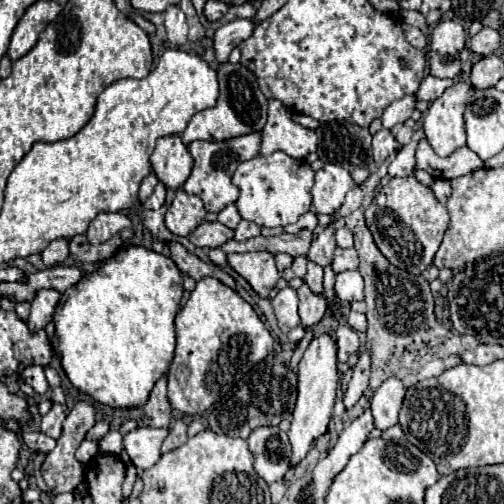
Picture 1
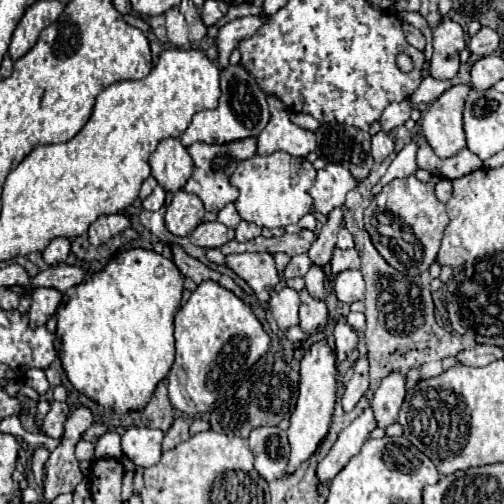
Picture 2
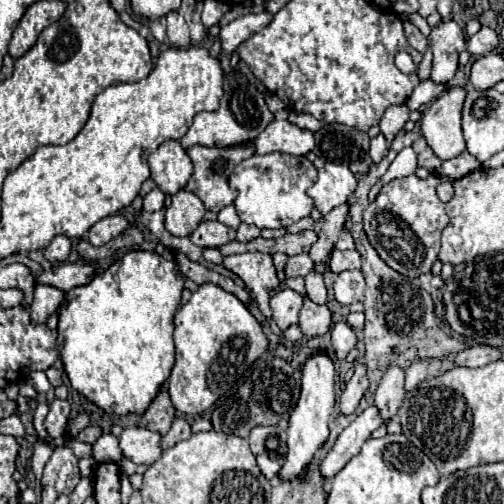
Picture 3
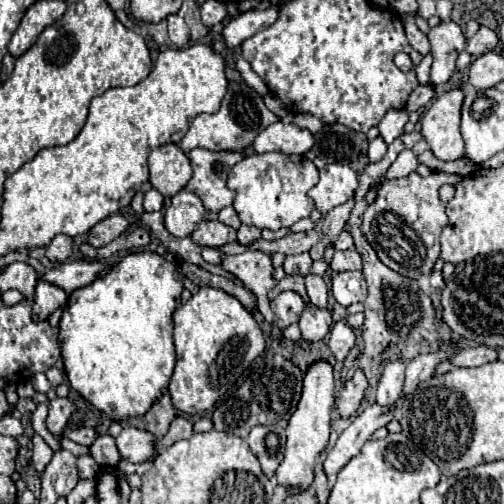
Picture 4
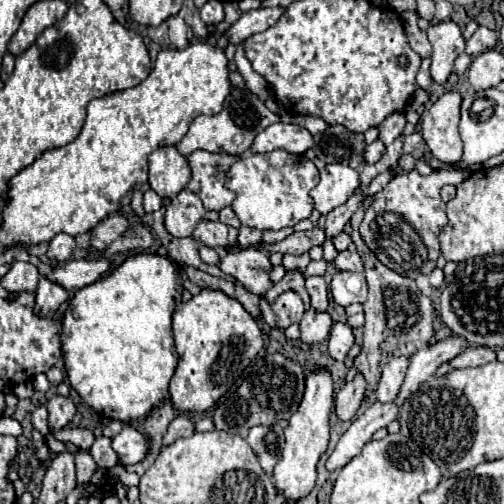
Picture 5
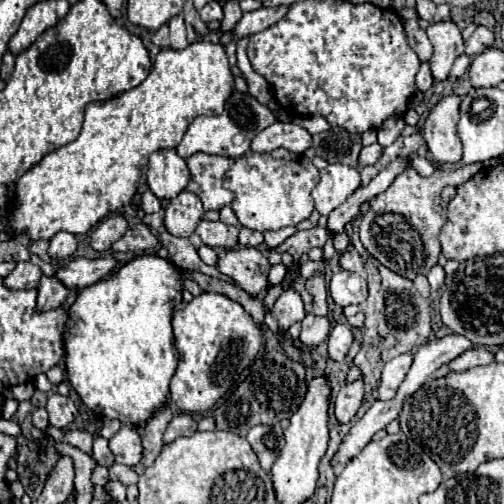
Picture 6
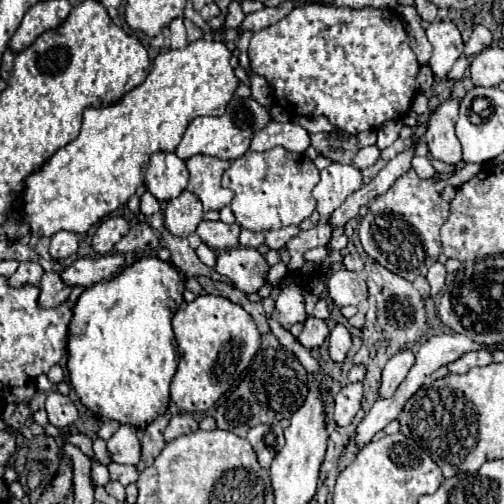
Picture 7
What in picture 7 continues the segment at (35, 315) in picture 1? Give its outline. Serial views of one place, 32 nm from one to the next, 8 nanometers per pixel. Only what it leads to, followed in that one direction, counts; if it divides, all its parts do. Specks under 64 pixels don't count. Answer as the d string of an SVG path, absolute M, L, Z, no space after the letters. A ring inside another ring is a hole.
M58 272L44 274L42 280L40 280L40 296L38 296L40 308L56 308L56 306L60 306L62 302L66 302L70 290L72 288L62 282Z

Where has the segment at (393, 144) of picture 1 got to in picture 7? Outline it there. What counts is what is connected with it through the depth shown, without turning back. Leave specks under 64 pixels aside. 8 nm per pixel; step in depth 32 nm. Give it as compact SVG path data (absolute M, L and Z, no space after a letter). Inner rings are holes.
M374 144L374 146L368 146L368 148L362 148L356 158L354 158L354 166L356 168L366 168L366 166L372 166L376 160L380 158L380 148Z

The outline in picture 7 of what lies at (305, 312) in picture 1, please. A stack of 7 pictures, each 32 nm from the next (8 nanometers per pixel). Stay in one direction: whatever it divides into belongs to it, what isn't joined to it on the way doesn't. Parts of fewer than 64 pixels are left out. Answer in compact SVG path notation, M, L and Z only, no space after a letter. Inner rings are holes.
M308 316L304 320L304 328L302 328L300 336L298 336L298 342L304 348L314 350L314 348L320 348L324 344L324 340L328 338L328 334L330 334L330 328L328 328L328 322L326 320Z

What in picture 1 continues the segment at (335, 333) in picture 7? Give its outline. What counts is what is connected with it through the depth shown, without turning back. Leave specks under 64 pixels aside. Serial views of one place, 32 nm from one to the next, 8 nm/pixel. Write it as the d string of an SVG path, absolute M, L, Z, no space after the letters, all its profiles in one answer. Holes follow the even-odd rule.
M344 324L344 326L338 326L336 330L336 344L338 344L338 362L346 362L350 354L358 352L360 348L360 340L358 340L358 332Z

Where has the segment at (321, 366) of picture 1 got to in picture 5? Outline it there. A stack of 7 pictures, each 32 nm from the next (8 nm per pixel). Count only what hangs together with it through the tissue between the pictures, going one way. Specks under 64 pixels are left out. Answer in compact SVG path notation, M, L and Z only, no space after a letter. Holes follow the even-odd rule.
M318 368L312 374L306 376L306 388L302 402L298 410L292 414L286 432L286 444L282 450L282 460L274 468L274 480L276 488L282 490L288 502L296 502L298 498L306 496L316 482L316 464L318 458L326 452L328 448L328 420L330 420L330 408L334 406L332 400L334 394L334 384L328 368Z

